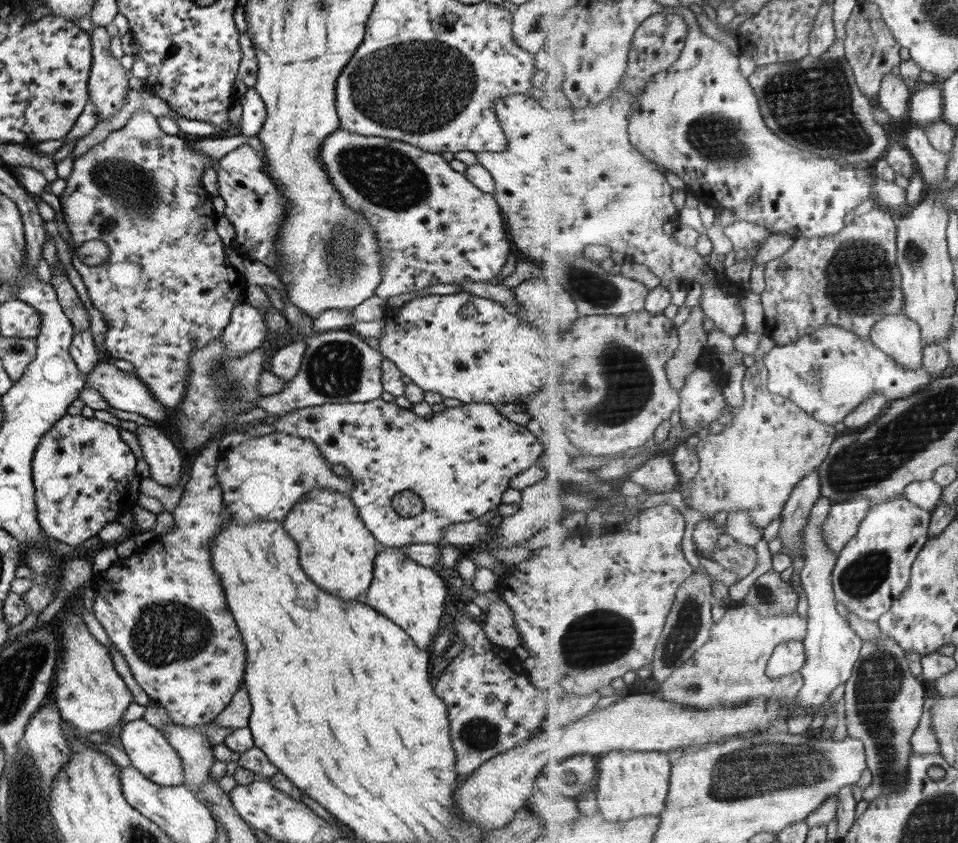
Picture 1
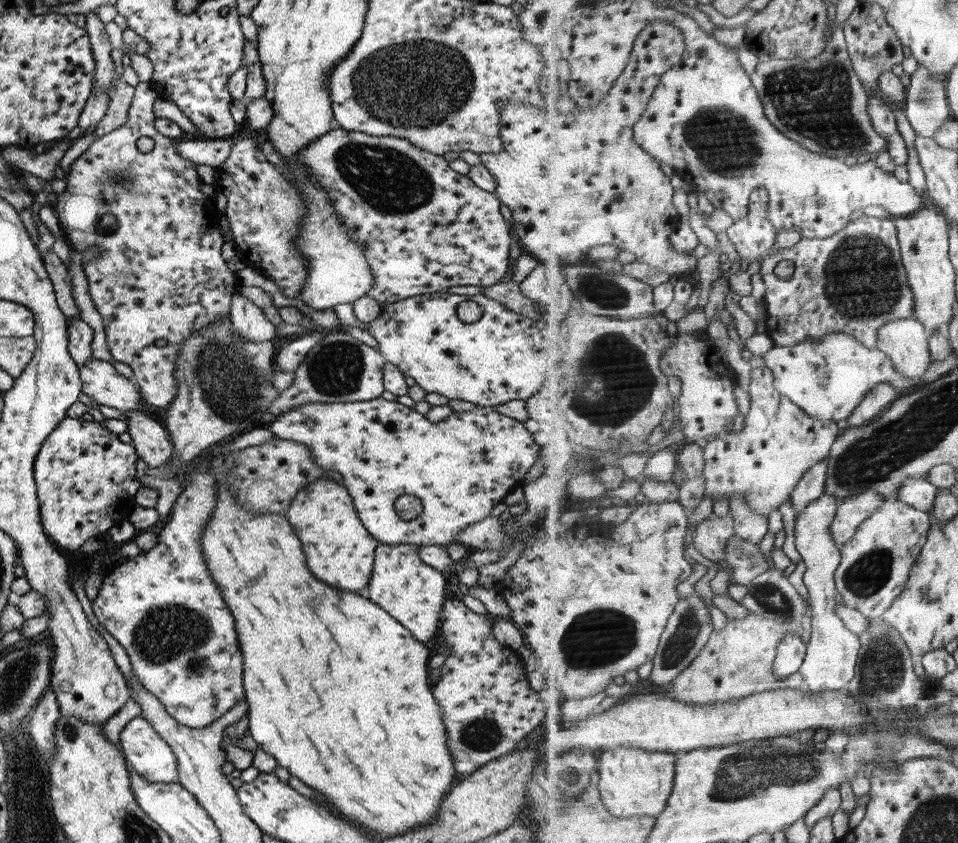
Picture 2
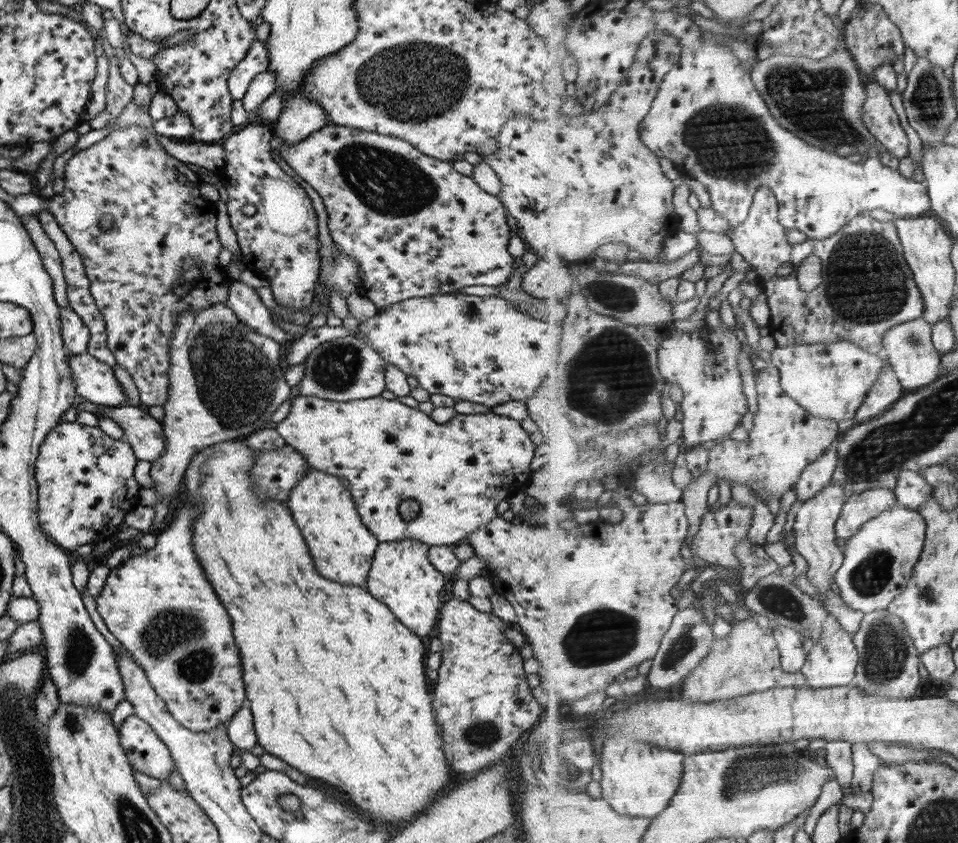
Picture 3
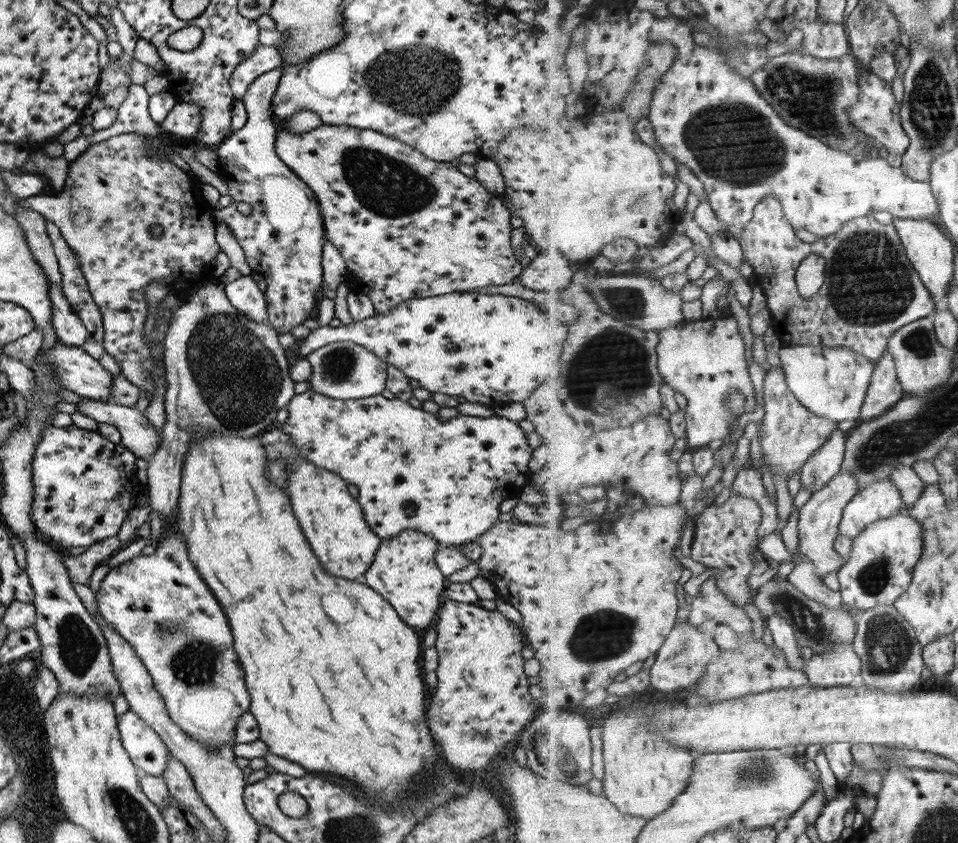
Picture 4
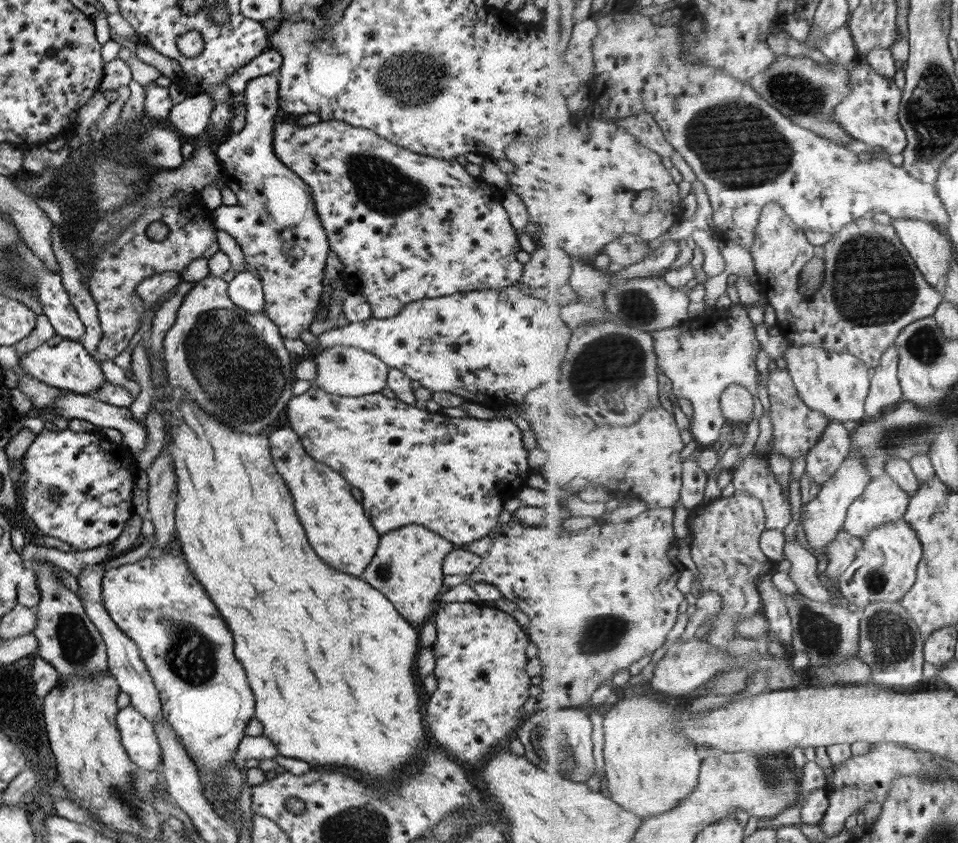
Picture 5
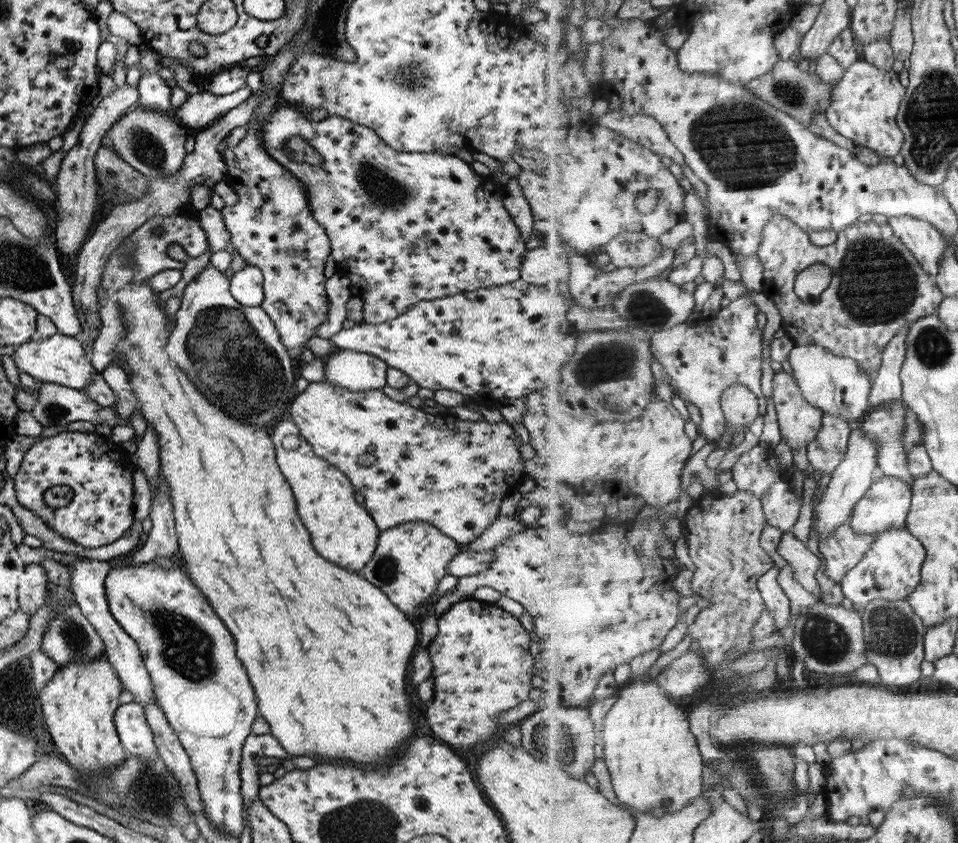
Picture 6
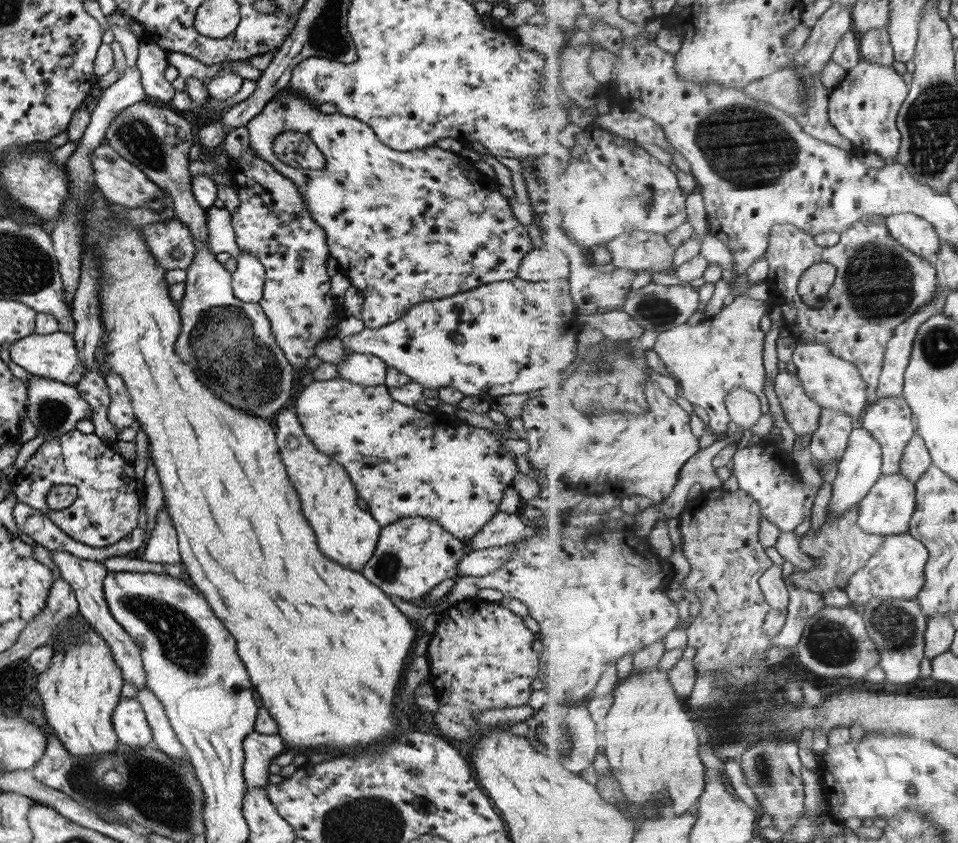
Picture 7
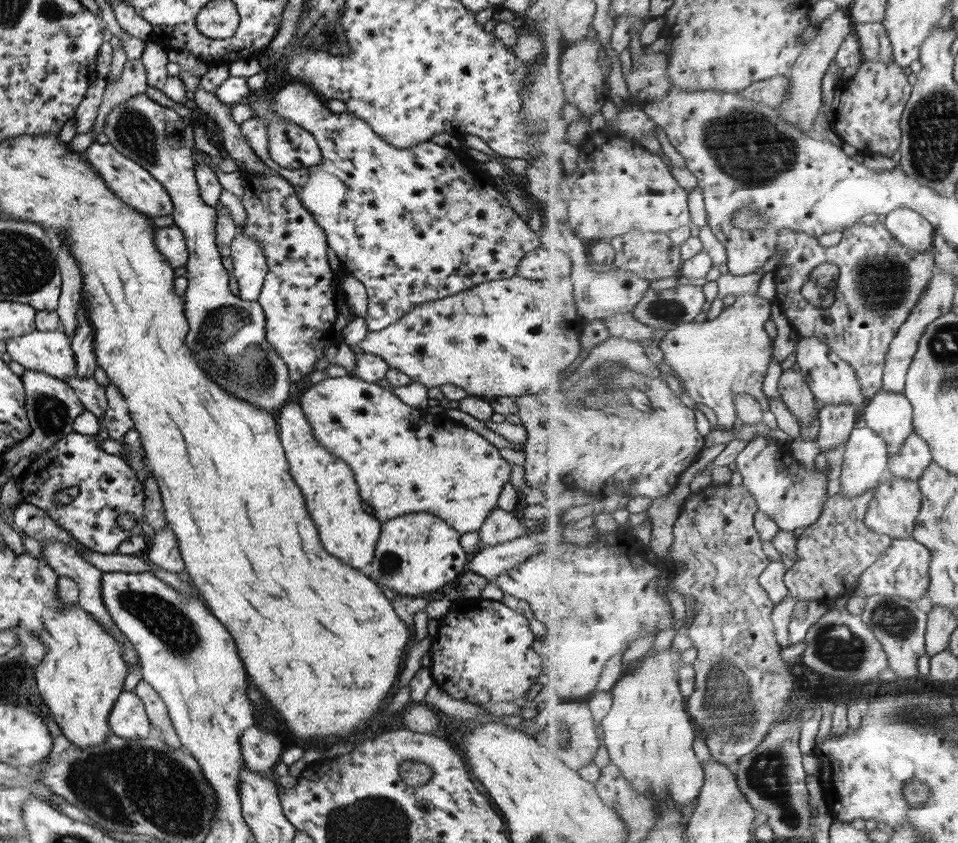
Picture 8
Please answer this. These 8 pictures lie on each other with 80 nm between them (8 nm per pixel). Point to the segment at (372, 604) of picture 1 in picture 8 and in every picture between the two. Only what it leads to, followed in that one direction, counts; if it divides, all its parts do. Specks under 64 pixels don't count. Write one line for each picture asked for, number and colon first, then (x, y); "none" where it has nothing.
2: (400, 582)
3: (400, 576)
4: (403, 570)
5: (406, 568)
6: (409, 559)
7: (412, 555)
8: (415, 553)

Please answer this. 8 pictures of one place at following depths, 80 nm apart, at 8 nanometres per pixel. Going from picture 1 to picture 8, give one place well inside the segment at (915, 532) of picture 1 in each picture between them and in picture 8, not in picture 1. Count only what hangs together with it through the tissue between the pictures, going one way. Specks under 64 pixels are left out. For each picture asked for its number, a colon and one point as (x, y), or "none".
2: (876, 564)
3: (879, 562)
4: (881, 568)
5: (886, 568)
6: (892, 570)
7: (897, 570)
8: (904, 571)

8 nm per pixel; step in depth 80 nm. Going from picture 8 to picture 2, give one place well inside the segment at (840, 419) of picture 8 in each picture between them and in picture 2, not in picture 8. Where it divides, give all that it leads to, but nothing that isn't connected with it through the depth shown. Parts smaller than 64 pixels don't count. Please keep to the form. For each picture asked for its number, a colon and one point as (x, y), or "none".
2: (813, 485)
3: (818, 475)
4: (822, 467)
5: (826, 458)
6: (826, 451)
7: (829, 443)

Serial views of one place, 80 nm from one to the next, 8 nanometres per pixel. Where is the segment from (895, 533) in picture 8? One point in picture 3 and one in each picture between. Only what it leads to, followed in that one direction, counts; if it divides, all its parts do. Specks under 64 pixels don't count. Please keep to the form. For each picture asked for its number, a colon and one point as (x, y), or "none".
3: (860, 508)
4: (881, 500)
5: (884, 501)
6: (888, 502)
7: (887, 510)

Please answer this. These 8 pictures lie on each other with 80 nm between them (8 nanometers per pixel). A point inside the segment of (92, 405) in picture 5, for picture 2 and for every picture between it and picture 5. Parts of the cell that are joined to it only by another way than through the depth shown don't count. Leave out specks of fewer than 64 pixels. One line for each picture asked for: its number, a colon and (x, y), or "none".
2: (150, 441)
3: (144, 435)
4: (136, 433)

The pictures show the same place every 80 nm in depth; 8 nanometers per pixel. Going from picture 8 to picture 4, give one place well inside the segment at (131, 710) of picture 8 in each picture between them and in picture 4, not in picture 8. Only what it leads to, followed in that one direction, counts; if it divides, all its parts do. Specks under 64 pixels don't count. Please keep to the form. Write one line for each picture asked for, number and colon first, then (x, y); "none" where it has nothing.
4: (145, 749)
5: (137, 737)
6: (135, 736)
7: (128, 720)

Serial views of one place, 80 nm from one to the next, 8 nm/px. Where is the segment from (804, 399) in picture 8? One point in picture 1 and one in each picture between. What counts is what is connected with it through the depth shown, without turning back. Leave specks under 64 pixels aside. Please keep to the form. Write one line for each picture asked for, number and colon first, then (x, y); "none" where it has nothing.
1: (768, 445)
2: (779, 443)
3: (785, 439)
4: (791, 434)
5: (797, 429)
6: (799, 422)
7: (803, 415)

